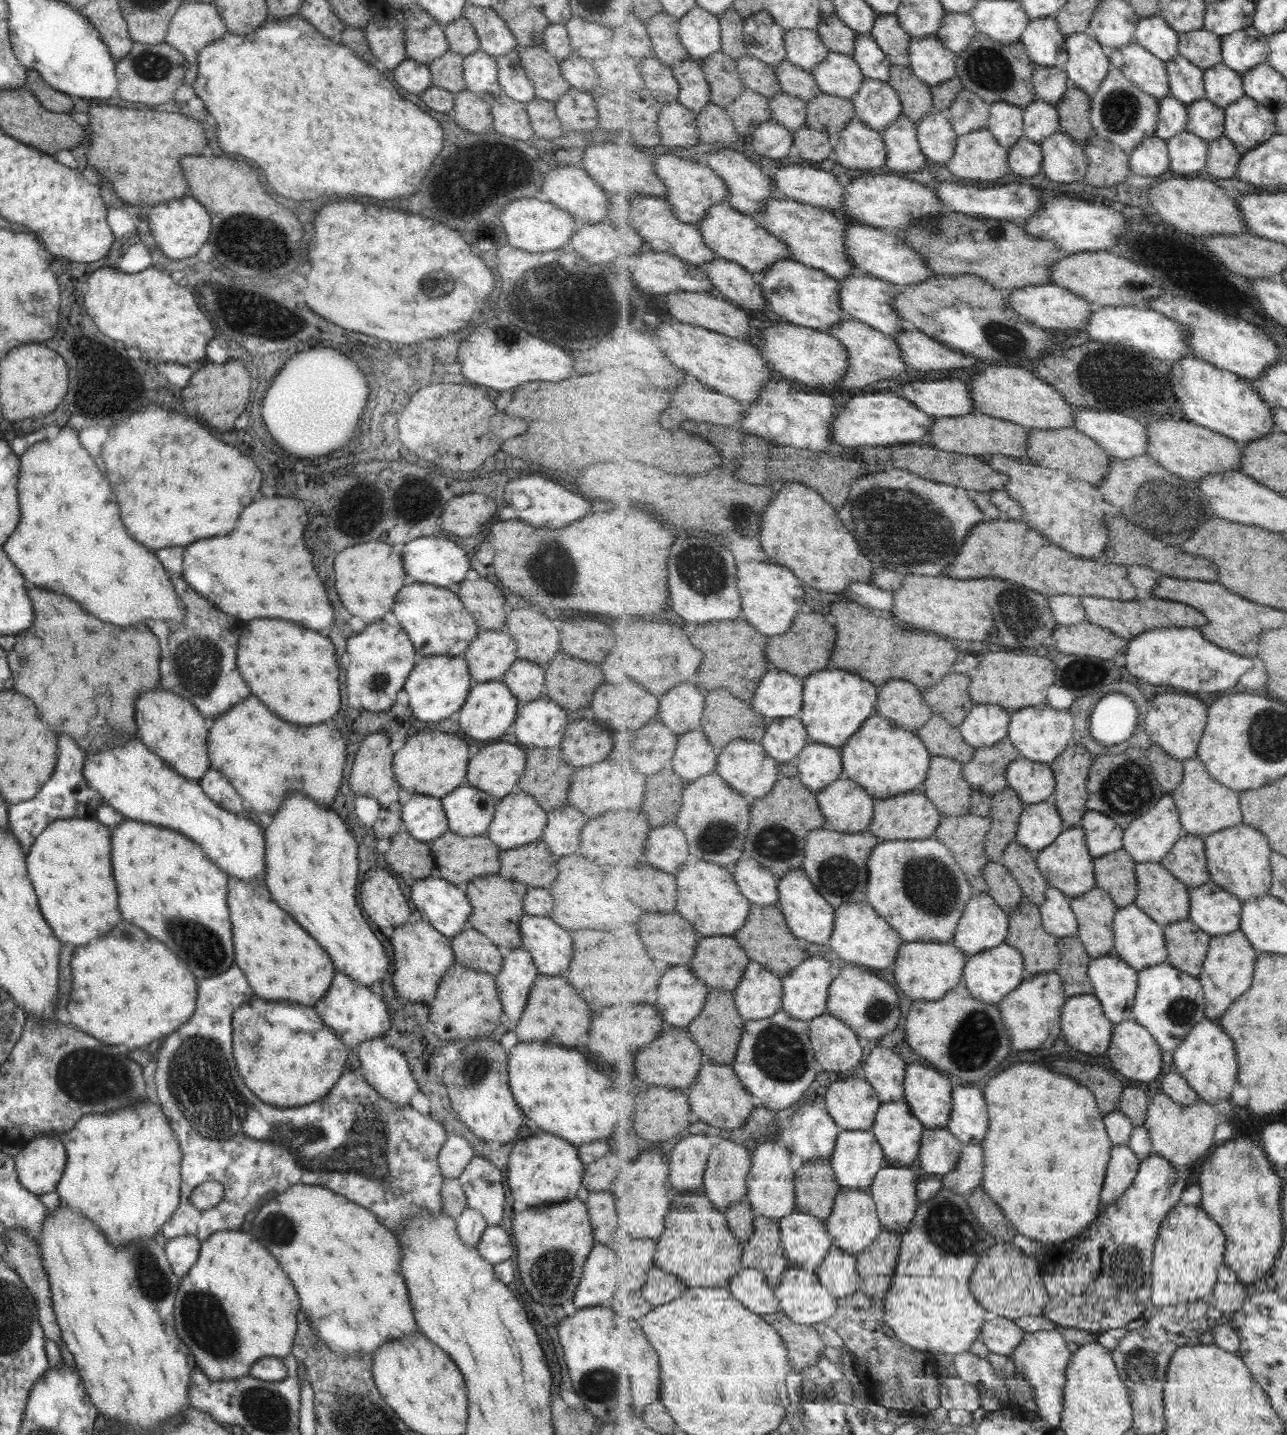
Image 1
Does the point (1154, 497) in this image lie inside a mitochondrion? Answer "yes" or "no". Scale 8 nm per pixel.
yes

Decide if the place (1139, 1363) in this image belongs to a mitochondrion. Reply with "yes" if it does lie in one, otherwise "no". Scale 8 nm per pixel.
yes

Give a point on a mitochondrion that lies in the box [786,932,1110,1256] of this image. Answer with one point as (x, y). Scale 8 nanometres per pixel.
(977, 1038)

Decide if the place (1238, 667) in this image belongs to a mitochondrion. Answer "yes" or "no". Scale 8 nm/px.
no

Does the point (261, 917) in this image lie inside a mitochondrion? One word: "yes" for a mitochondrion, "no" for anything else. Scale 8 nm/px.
no

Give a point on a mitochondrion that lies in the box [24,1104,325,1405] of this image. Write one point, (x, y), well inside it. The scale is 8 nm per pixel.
(204, 1319)

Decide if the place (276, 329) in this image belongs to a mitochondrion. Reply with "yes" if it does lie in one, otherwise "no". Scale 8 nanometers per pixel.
yes

